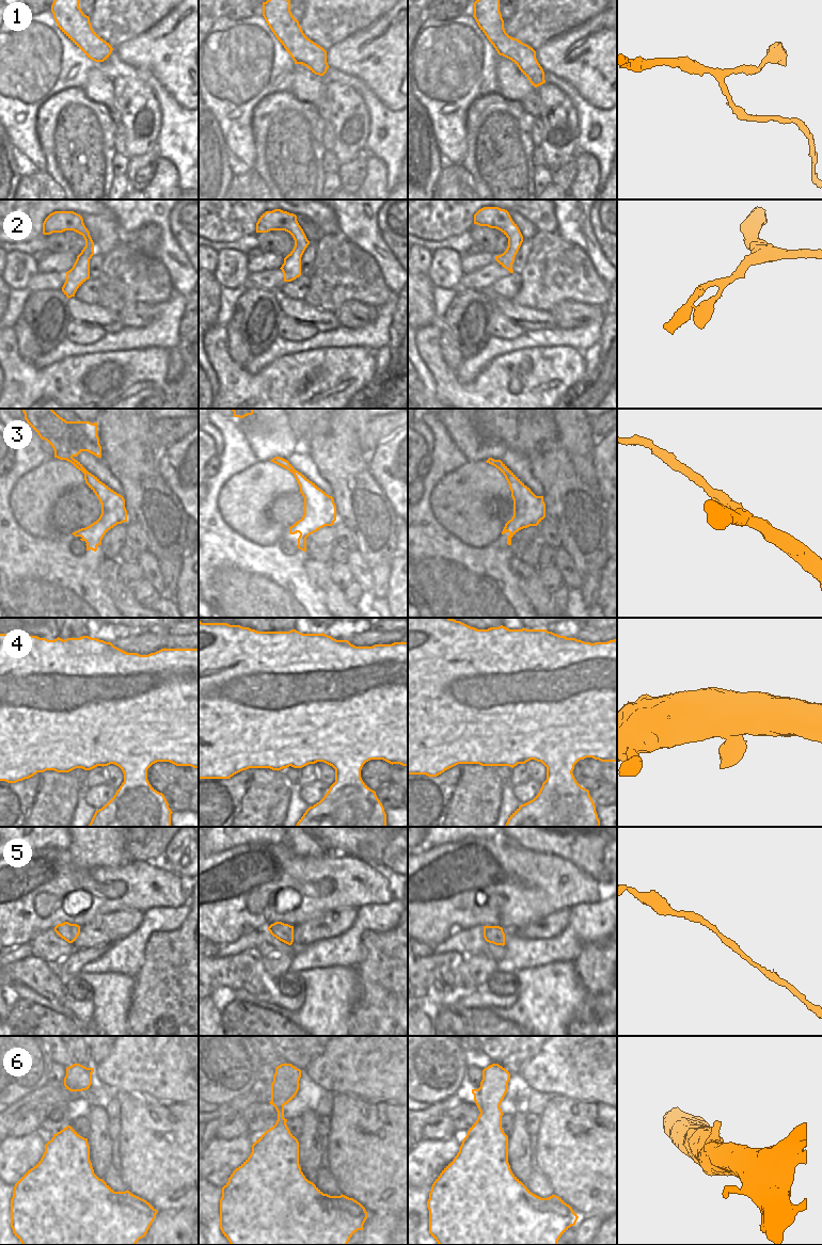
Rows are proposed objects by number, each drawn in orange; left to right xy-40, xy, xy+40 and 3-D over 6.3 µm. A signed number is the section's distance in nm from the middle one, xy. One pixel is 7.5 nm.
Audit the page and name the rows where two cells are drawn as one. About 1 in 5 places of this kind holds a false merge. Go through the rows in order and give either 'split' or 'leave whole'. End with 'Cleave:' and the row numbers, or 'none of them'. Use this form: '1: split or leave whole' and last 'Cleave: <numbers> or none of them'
1: leave whole
2: leave whole
3: leave whole
4: leave whole
5: leave whole
6: leave whole
Cleave: none of them

